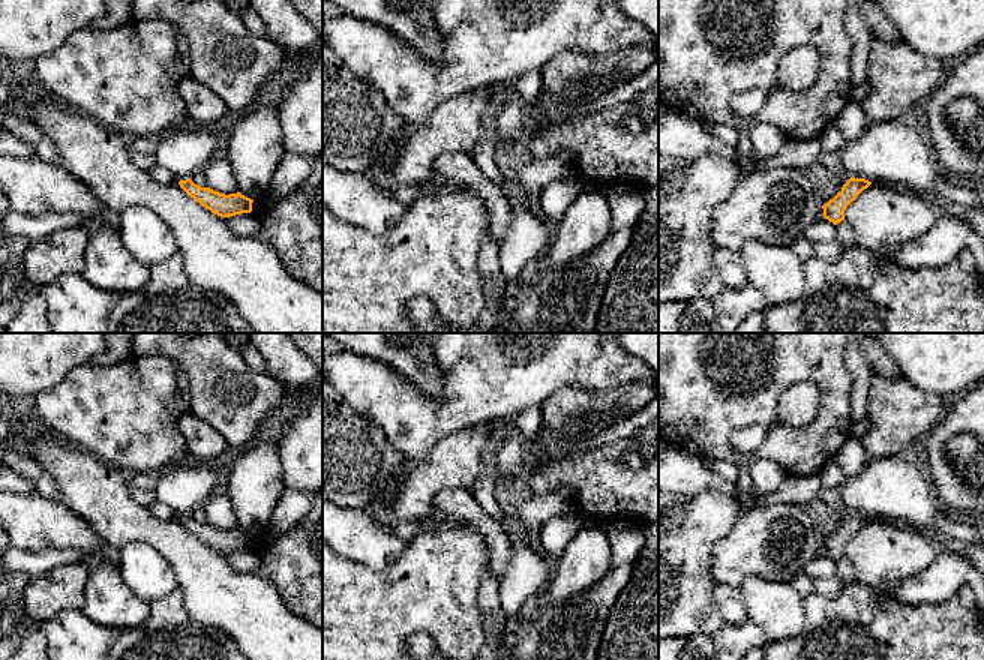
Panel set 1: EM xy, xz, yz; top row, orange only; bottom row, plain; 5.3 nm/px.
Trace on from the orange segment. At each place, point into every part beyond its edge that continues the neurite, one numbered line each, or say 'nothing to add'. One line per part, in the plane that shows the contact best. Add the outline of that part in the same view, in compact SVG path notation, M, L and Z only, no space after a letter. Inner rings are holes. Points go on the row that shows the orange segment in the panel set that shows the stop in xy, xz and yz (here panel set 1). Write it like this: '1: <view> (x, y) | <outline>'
nothing to add

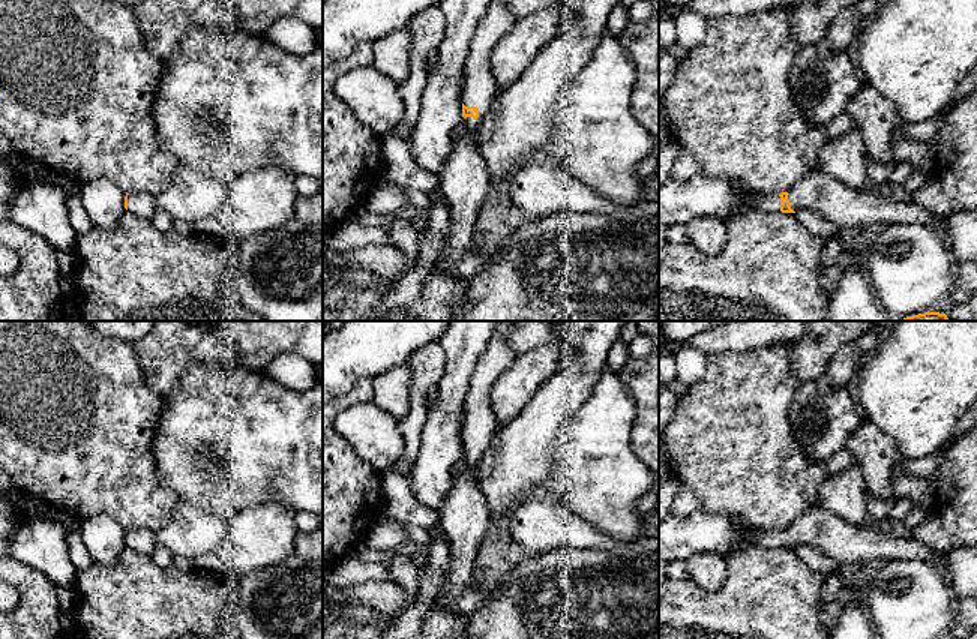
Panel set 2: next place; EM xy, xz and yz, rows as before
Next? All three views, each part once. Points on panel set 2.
1: xz (464, 180) | M491 0L465 58L461 99L465 106L477 106L479 117L464 118L470 134L453 141L452 154L438 174L438 188L450 212L446 244L435 261L437 268L434 270L441 274L450 274L449 266L474 246L473 231L491 184L488 165L480 153L479 128L498 93L489 57L494 46L513 27L516 20L507 10L506 0Z

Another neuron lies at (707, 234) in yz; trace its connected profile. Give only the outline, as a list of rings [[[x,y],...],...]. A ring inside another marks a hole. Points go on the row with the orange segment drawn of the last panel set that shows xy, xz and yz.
[[[699,216],[686,225],[687,243],[704,255],[717,255],[726,244],[726,224],[716,216]]]

